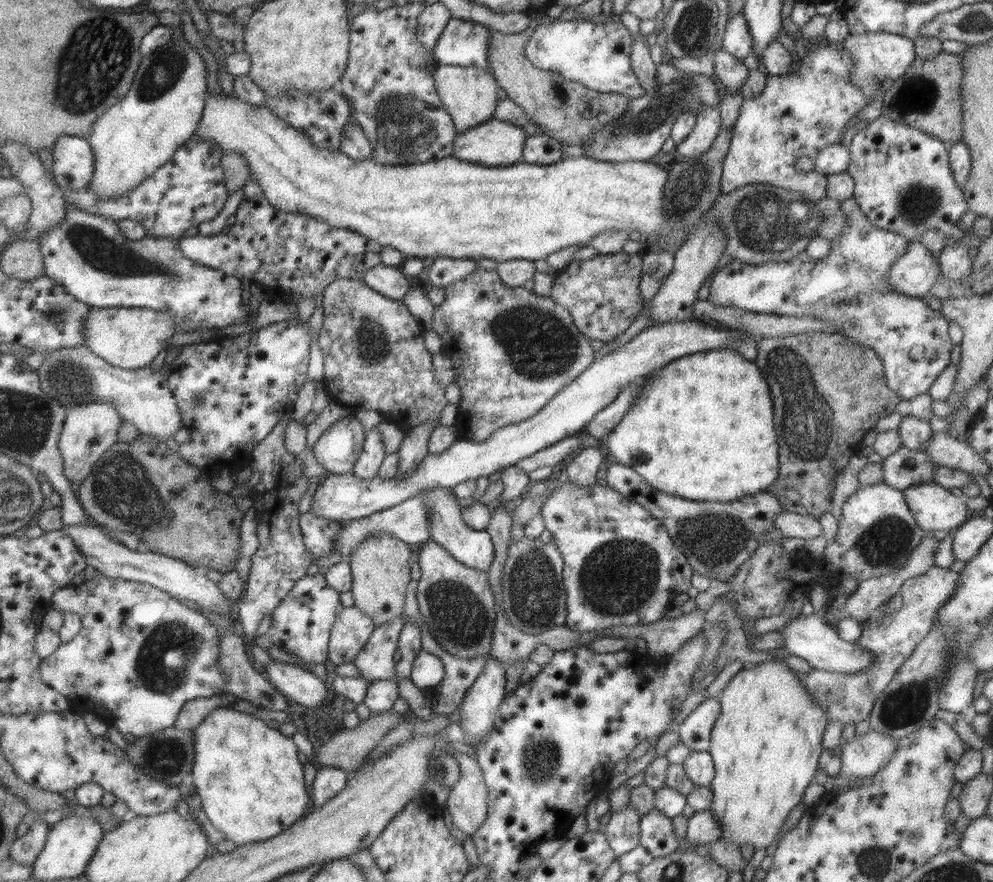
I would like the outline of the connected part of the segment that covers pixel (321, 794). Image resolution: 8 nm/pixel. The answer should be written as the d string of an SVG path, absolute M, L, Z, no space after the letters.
M327 766L320 768L311 782L310 798L315 807L325 804L342 788L345 788L350 774L337 767Z

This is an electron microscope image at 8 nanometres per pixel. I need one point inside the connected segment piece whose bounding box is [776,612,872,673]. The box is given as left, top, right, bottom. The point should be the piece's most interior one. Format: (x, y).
(807, 636)

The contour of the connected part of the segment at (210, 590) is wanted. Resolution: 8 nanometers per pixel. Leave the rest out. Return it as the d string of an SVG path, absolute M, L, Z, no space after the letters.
M81 524L81 526L63 525L60 530L71 537L71 541L79 550L81 557L85 558L87 567L95 569L99 575L150 584L166 592L170 597L195 602L205 612L213 612L218 615L231 614L231 601L223 596L216 582L207 579L204 570L196 569L181 560L146 549L128 550L125 545L111 540L104 533L104 529L96 524L89 526L85 526L85 524Z

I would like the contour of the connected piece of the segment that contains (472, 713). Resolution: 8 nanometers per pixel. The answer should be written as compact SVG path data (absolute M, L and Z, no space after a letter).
M488 657L485 668L467 689L456 710L459 714L457 724L470 742L474 742L474 754L476 747L484 742L484 736L492 730L499 705L506 696L506 678L502 666L494 658Z

